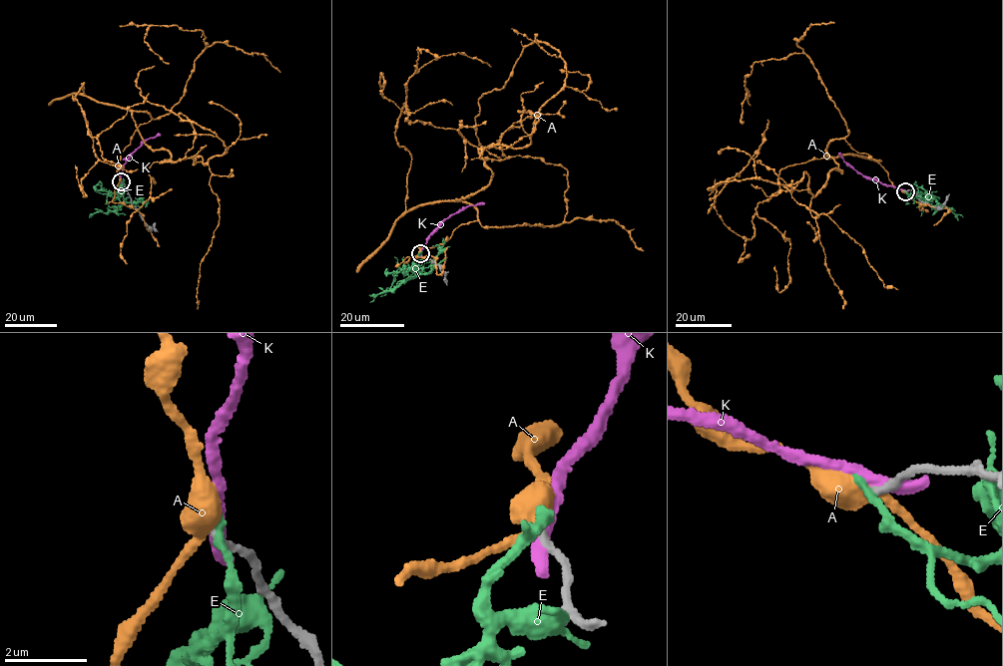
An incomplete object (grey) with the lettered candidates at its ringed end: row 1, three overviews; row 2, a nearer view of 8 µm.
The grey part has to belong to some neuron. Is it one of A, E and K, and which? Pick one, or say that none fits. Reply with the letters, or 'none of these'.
none of these

